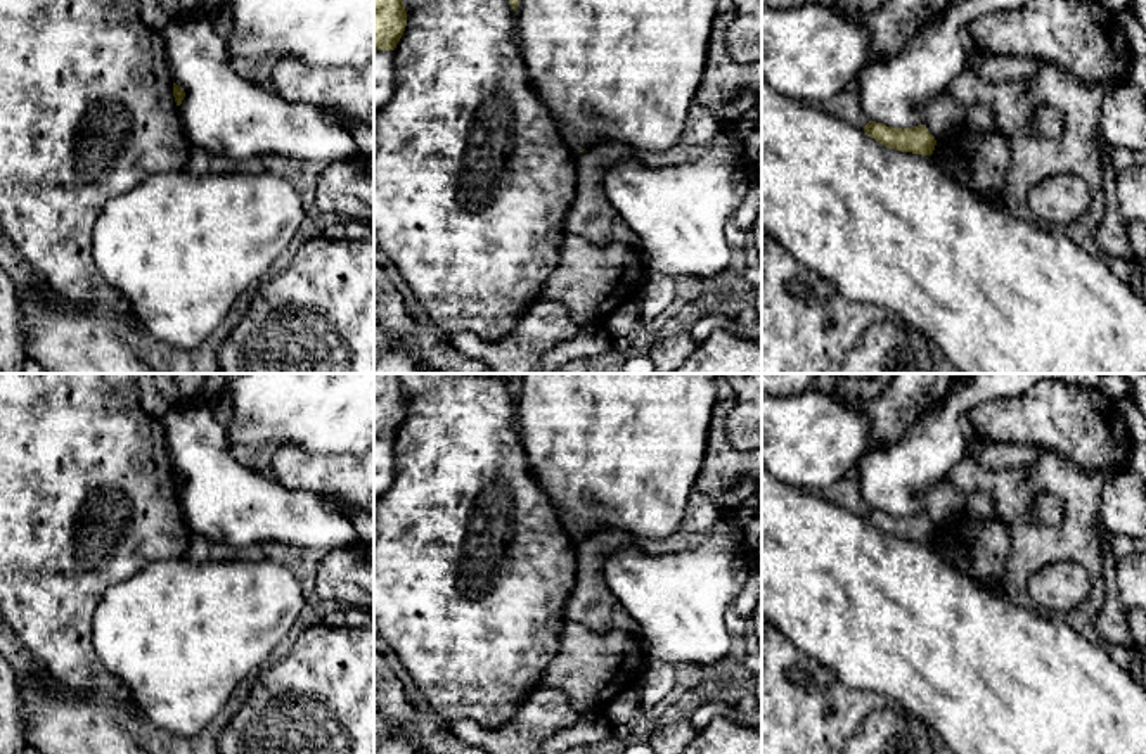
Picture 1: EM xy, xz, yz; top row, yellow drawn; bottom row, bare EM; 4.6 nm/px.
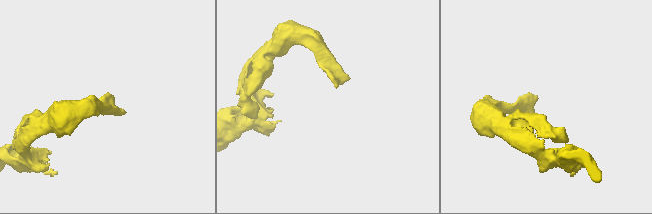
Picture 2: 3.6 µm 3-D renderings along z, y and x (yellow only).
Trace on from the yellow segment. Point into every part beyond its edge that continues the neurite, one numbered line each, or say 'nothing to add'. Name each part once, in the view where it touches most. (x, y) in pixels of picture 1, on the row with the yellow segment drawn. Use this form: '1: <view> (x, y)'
nothing to add

